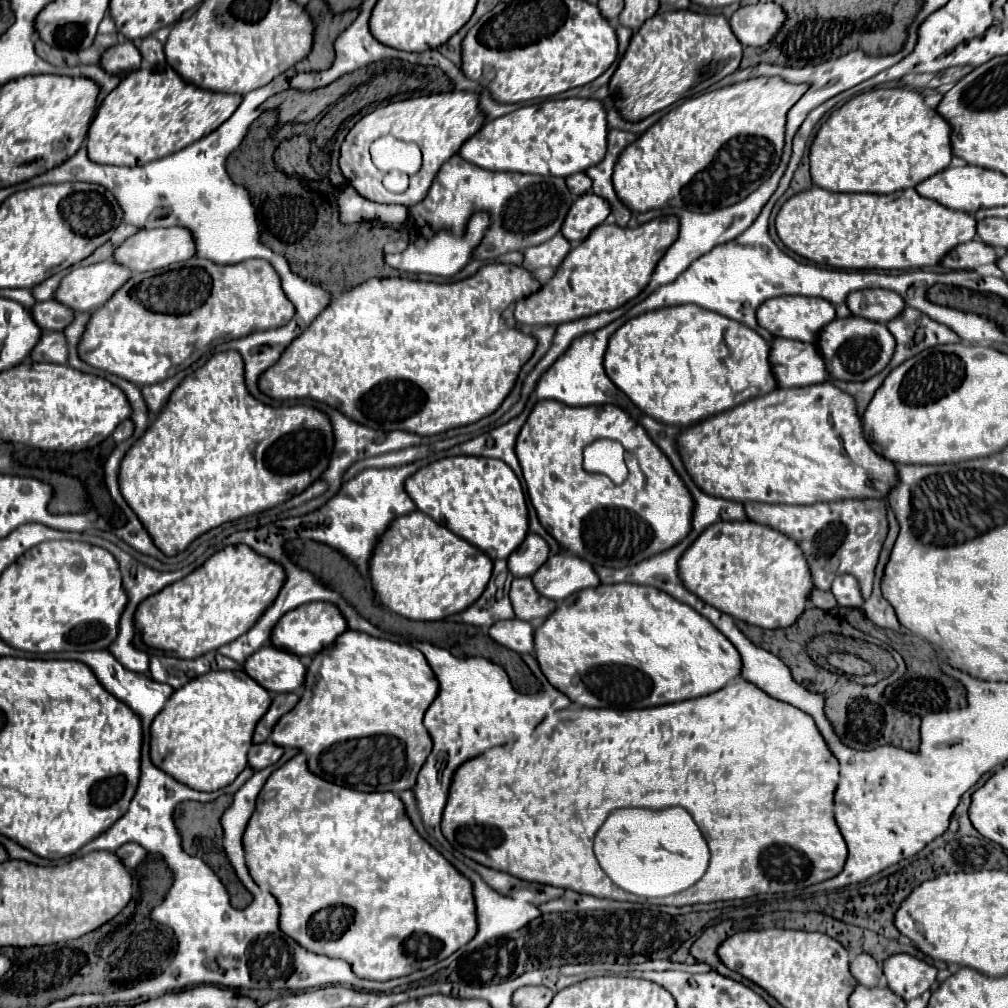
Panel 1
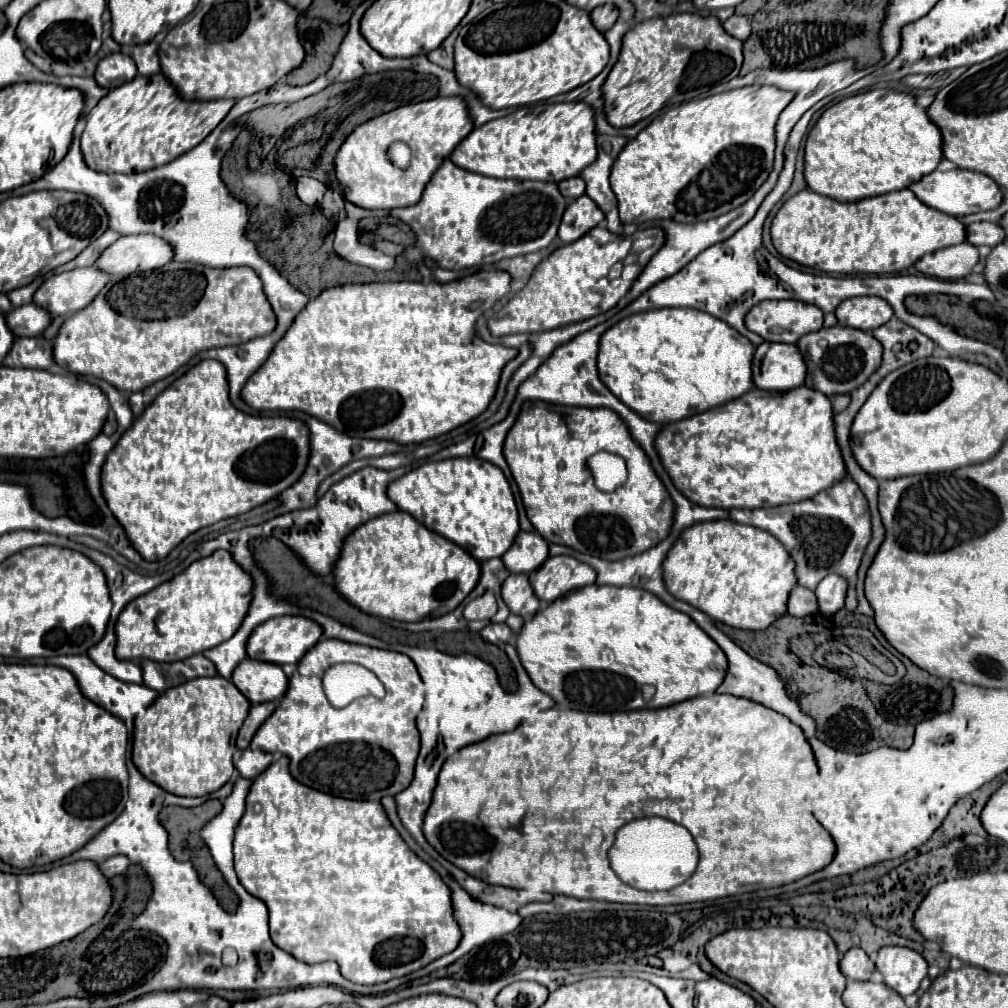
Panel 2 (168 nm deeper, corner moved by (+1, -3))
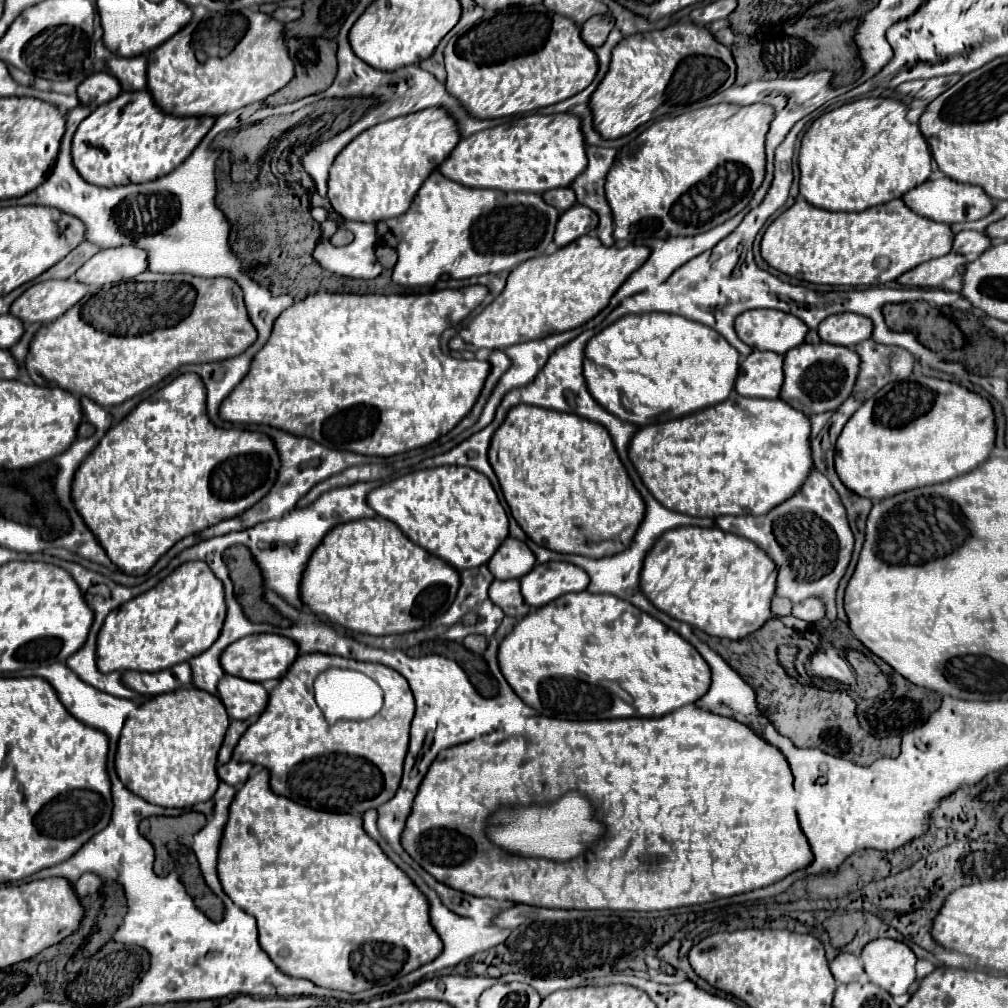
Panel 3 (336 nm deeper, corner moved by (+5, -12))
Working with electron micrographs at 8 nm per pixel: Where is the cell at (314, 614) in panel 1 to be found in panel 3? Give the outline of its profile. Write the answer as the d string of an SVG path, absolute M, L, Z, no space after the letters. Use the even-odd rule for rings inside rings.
M251 634L251 636L245 636L233 644L229 644L219 662L221 662L221 668L225 674L231 674L231 676L239 676L243 680L249 680L249 682L265 682L265 680L277 680L281 678L289 664L293 664L293 660L297 658L297 646L293 644L293 640L285 638L285 636L279 636L279 634Z

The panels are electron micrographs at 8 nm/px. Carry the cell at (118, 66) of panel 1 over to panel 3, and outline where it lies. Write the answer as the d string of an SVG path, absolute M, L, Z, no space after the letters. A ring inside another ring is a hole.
M97 72L87 76L77 88L79 104L89 106L91 110L113 100L119 94L121 94L121 88L117 88L117 80L113 80L107 72Z

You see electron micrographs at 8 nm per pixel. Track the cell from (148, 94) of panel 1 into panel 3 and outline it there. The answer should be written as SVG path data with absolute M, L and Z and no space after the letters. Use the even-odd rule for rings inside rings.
M147 90L141 92L121 92L117 98L113 98L107 104L101 104L97 110L93 110L77 128L71 144L71 156L73 166L79 172L79 176L95 186L119 186L125 182L141 184L157 180L169 172L173 172L203 140L203 136L211 130L215 118L177 118L161 112L157 104L153 102L151 94Z

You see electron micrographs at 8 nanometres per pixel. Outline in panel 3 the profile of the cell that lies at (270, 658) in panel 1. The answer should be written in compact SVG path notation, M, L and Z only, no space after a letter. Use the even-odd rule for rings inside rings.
M223 676L217 684L217 692L229 718L233 720L257 718L269 700L269 694L261 684L237 676Z

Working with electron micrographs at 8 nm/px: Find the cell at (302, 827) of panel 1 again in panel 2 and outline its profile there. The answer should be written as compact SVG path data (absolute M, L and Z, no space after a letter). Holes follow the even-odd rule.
M279 757L275 763L271 763L263 775L259 775L249 791L247 797L247 809L237 825L235 831L235 841L233 841L233 853L235 853L235 871L241 881L241 885L269 907L269 925L271 925L271 939L277 947L285 949L293 957L297 957L303 963L321 963L321 961L335 961L339 963L341 975L349 979L351 983L361 983L361 985L375 985L375 983L385 983L395 977L409 975L431 961L451 953L457 949L461 941L461 927L455 919L453 913L453 903L451 903L451 889L443 883L439 873L431 869L429 863L425 863L421 857L417 857L403 837L397 833L397 829L391 825L389 817L385 815L385 809L379 801L353 801L353 799L343 799L343 797L333 797L327 793L321 793L317 789L311 789L297 779L291 777L289 773L289 759Z

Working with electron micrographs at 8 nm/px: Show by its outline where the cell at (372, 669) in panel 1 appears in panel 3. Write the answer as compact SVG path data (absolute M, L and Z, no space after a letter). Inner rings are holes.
M299 654L287 674L269 692L267 708L243 732L231 760L261 764L271 774L271 790L301 806L363 816L369 808L389 802L397 792L413 714L415 700L407 680L399 672L331 654ZM339 666L363 672L381 686L385 704L379 714L363 722L339 722L335 726L325 722L313 698L313 680L323 670Z

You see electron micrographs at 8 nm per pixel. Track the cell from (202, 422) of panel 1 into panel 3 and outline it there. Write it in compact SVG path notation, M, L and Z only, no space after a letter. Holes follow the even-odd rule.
M181 374L175 380L171 380L169 386L163 386L161 390L151 394L149 398L141 400L119 424L113 424L109 428L109 432L105 432L105 436L99 440L99 444L91 450L91 454L77 468L77 472L73 476L73 482L71 482L71 500L73 500L75 510L81 512L79 516L83 518L85 526L91 530L91 534L97 538L97 542L101 544L101 548L109 556L109 560L113 564L117 564L117 568L121 568L123 574L143 576L181 538L185 538L193 532L201 532L201 530L205 530L213 524L219 524L219 522L227 520L227 518L239 516L241 512L251 508L257 500L261 500L269 492L269 488L273 486L273 482L277 478L277 464L279 464L277 450L273 448L273 442L265 434L249 432L249 430L215 428L209 422L209 418L205 416L205 388L201 388L201 380L197 380L197 374Z

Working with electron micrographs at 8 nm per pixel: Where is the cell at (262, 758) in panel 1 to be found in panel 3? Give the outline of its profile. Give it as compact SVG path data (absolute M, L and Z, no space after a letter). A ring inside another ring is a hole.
M227 762L223 766L217 766L217 776L221 782L225 784L231 784L231 786L241 786L247 778L249 778L249 770L251 770L251 764L249 762Z

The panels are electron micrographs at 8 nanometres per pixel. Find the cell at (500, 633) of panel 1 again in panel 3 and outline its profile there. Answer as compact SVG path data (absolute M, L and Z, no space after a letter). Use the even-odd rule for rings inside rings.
M473 634L473 636L467 636L467 638L463 640L463 646L465 646L467 650L475 652L475 654L483 654L485 648L487 648L487 638Z

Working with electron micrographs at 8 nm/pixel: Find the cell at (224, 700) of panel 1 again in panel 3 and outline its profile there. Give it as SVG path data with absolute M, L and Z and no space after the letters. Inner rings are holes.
M179 688L145 700L129 714L115 752L115 772L125 788L149 804L185 808L209 800L217 786L217 752L229 726L221 700L197 688Z

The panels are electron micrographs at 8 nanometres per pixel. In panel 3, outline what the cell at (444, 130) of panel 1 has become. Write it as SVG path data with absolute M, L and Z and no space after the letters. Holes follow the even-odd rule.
M425 108L381 122L361 132L335 158L329 170L327 198L333 210L345 220L379 222L401 216L425 178L451 154L459 140L457 124L443 108Z

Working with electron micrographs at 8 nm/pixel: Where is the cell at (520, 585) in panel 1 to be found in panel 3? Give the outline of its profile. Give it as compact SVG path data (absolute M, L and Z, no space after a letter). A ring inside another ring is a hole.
M493 580L489 586L489 598L493 604L497 604L507 616L513 616L521 620L523 616L529 614L529 606L525 604L521 590L519 590L519 580Z

